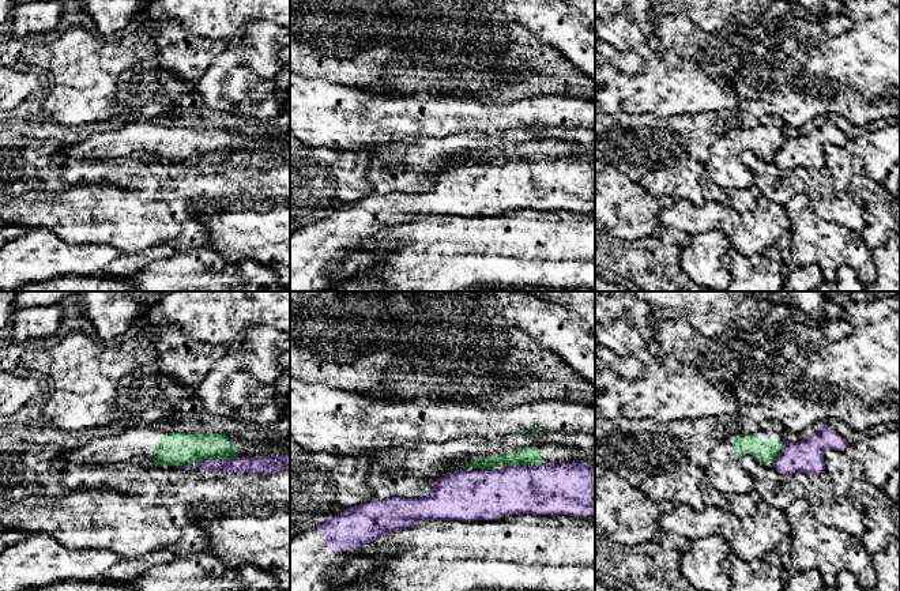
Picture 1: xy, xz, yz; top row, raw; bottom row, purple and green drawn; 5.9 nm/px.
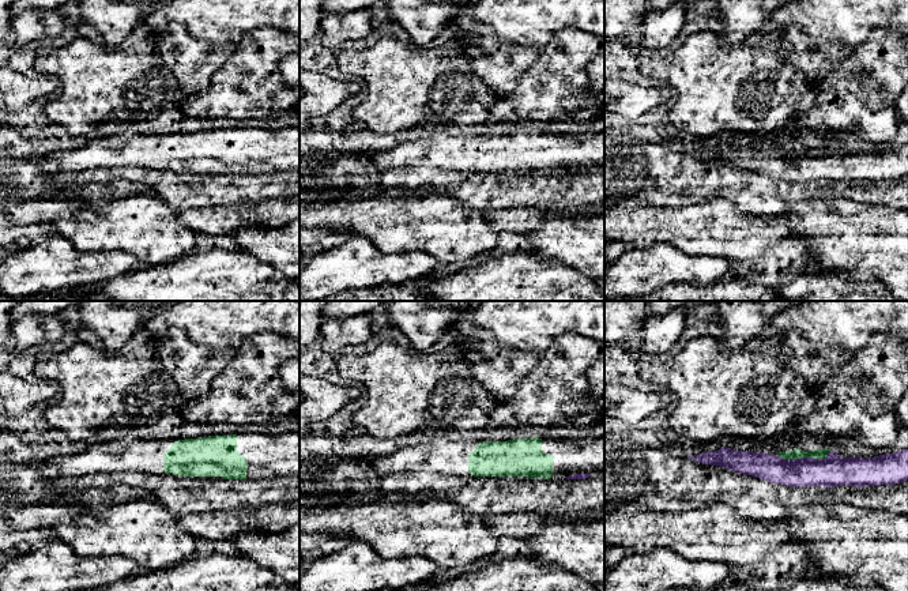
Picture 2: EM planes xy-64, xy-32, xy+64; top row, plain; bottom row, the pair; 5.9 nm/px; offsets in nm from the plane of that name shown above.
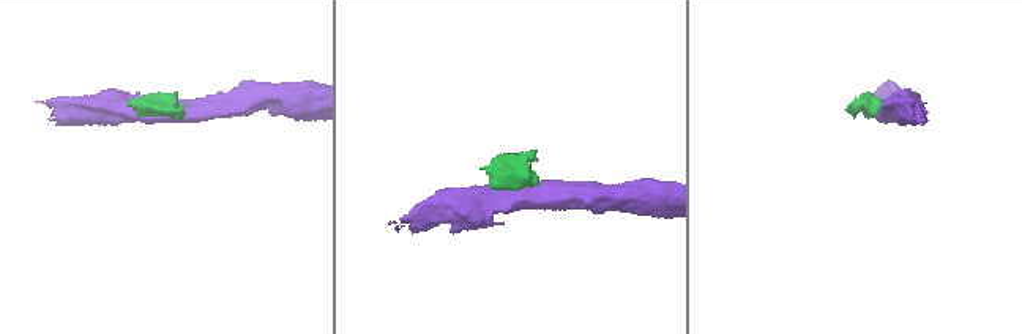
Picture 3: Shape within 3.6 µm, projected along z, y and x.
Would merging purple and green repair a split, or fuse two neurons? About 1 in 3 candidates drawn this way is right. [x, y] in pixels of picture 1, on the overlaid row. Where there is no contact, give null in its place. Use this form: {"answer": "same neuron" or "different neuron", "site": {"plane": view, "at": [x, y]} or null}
{"answer": "different neuron", "site": {"plane": "xy", "at": [218, 459]}}

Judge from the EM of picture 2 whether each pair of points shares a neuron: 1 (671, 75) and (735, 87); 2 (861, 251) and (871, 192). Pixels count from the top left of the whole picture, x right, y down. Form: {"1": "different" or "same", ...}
{"1": "same", "2": "different"}

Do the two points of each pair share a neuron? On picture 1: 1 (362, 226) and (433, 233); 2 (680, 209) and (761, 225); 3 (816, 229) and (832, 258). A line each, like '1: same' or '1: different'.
1: different
2: same
3: same

